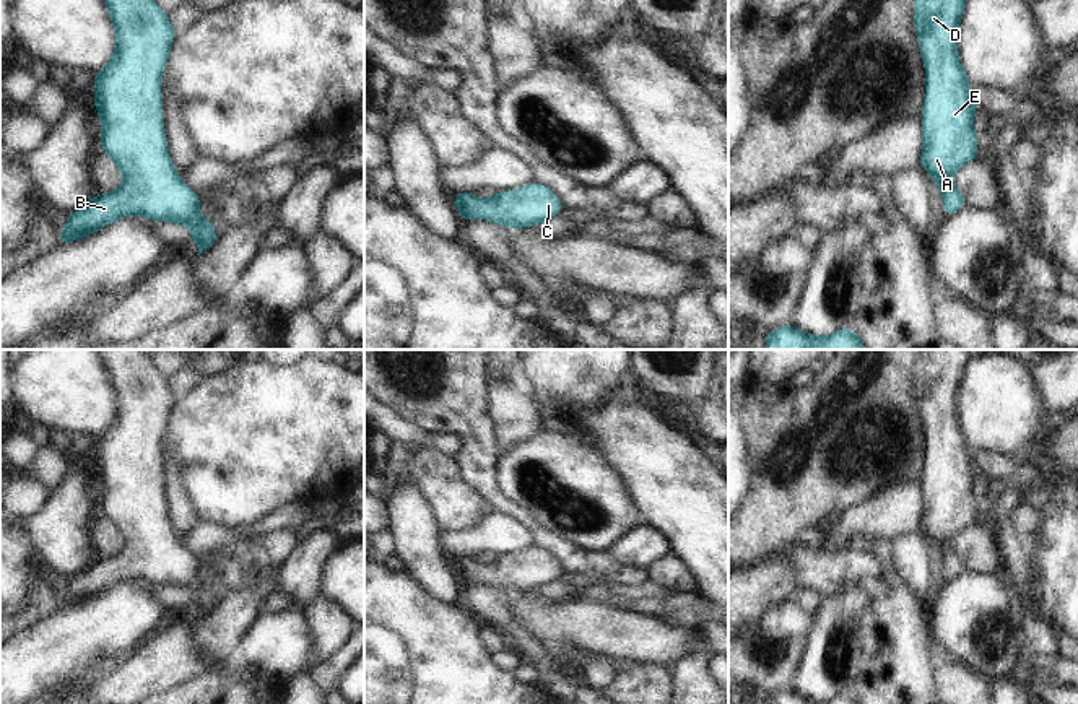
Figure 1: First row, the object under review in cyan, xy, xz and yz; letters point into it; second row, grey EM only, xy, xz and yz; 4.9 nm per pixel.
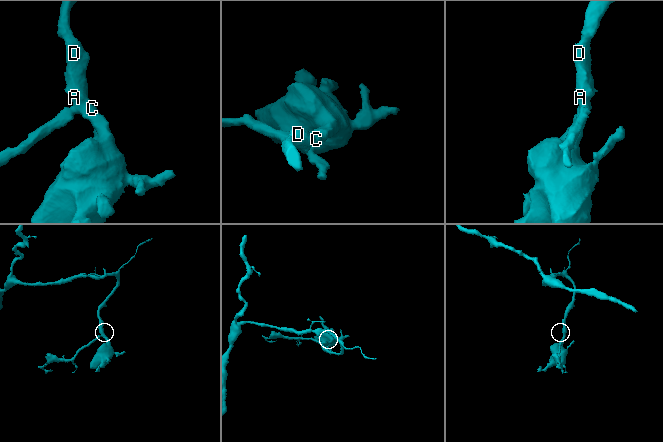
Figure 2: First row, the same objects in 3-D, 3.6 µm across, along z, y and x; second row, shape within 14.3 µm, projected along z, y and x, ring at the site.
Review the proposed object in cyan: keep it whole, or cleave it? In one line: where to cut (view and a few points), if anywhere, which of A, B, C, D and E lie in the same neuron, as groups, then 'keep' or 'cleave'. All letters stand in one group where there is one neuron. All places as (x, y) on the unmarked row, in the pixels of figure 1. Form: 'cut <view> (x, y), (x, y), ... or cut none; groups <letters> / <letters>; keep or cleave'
cut none; groups A B C D E; keep

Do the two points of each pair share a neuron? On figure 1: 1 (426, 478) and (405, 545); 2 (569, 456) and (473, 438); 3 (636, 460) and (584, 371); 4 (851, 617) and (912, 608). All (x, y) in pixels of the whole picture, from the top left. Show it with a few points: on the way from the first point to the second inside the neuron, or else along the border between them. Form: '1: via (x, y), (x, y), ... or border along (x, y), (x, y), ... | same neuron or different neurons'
1: border along (410, 480), (439, 530) | different neurons
2: border along (501, 456), (498, 460), (499, 495) | different neurons
3: border along (618, 386), (594, 407), (573, 404), (565, 412) | different neurons
4: border along (875, 597), (860, 630), (864, 654) | different neurons

